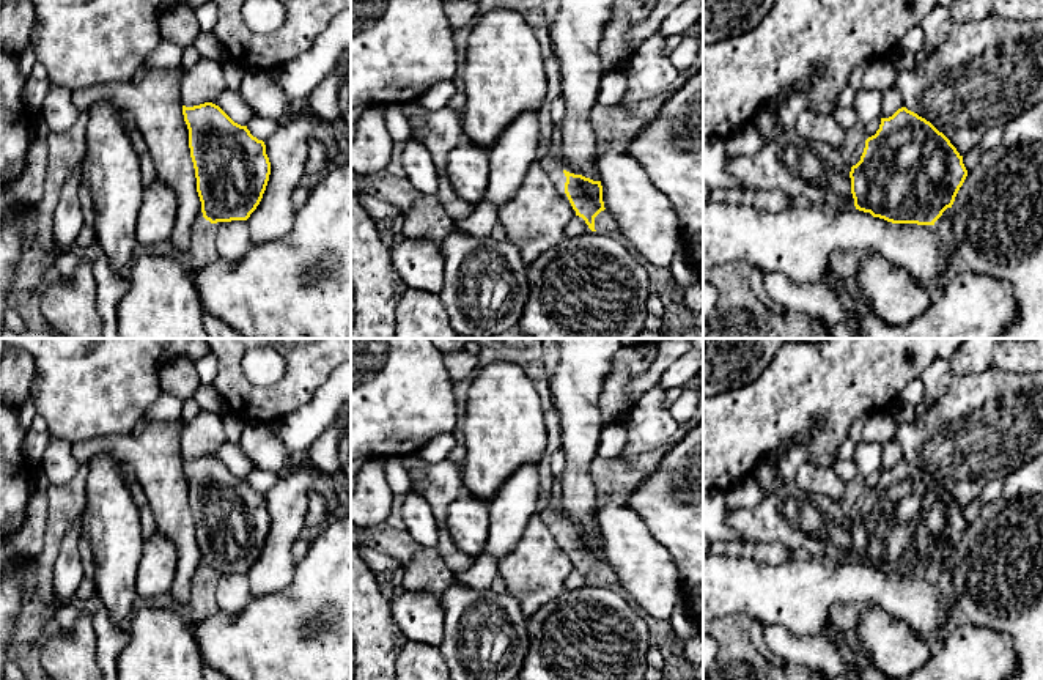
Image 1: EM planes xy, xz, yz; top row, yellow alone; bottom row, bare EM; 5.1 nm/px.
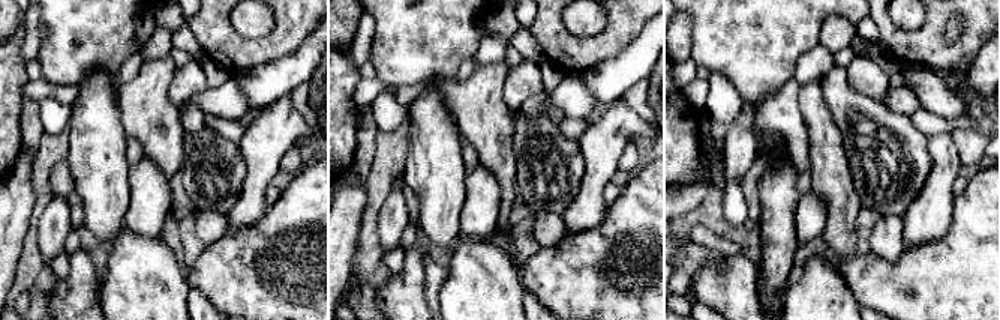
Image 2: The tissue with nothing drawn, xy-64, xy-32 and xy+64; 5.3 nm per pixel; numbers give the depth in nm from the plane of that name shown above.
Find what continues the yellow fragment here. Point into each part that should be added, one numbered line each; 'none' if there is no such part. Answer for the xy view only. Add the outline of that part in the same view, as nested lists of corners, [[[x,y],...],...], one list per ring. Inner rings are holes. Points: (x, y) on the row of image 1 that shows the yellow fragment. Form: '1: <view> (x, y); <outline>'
none

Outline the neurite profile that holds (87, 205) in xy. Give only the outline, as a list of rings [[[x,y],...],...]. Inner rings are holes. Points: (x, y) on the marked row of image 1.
[[[80,189],[79,200],[83,212],[83,224],[93,225],[96,219],[96,212],[90,192],[87,189]]]

